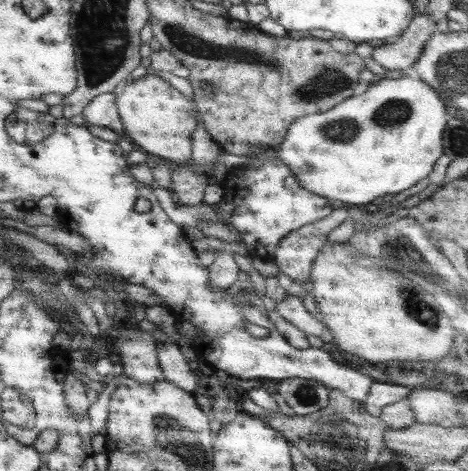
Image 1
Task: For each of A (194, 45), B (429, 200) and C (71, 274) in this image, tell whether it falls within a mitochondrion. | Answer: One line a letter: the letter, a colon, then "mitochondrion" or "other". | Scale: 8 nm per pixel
A: mitochondrion
B: other
C: other

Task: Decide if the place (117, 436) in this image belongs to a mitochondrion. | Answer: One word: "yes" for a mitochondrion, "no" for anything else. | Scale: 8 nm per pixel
no

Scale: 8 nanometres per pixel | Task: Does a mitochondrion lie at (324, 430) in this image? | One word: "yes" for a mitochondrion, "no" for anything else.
yes

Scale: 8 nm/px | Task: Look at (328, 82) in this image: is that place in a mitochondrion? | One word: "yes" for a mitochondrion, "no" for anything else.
yes

